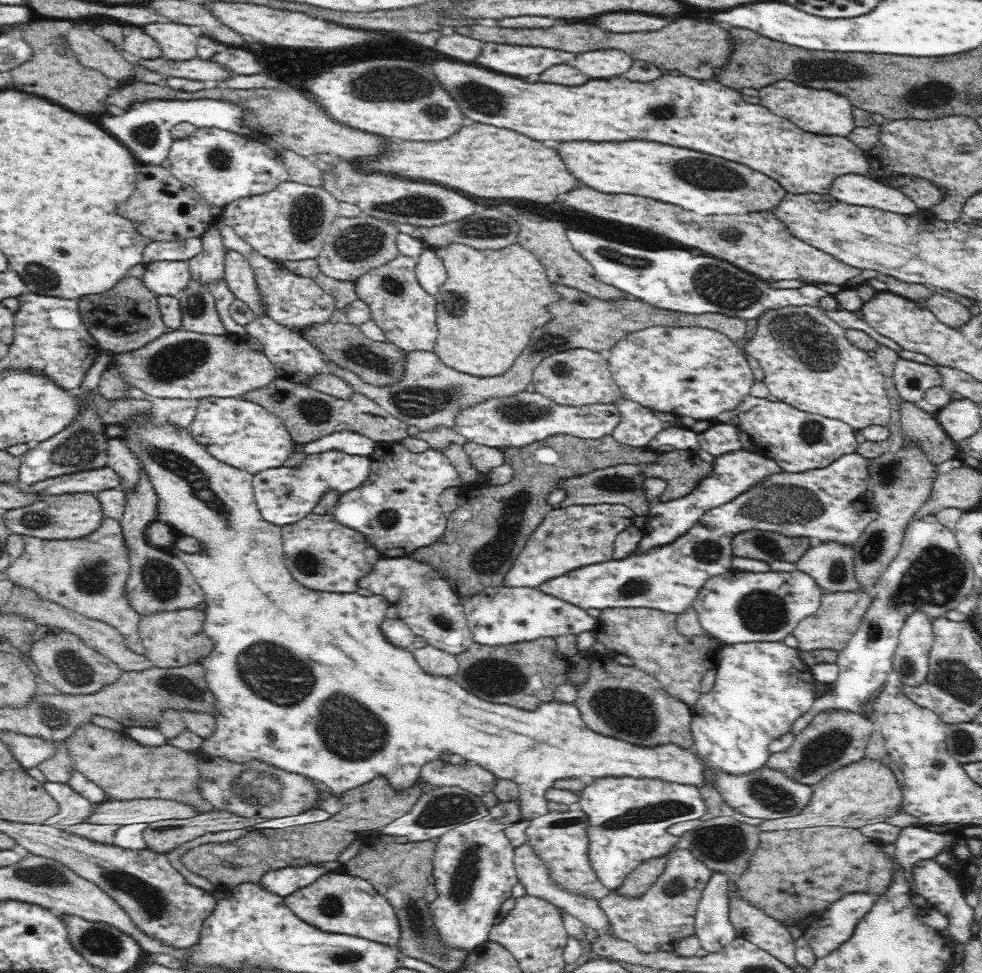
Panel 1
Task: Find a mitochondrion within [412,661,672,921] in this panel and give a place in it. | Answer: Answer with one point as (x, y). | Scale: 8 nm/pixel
(634, 713)

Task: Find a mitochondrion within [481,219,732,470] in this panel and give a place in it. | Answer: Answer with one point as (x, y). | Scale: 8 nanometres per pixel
(613, 243)

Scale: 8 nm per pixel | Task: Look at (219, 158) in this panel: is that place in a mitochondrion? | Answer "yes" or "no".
yes

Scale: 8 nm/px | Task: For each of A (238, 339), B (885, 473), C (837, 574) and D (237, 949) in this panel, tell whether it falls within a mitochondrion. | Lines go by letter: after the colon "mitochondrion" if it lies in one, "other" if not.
A: other
B: mitochondrion
C: mitochondrion
D: other

